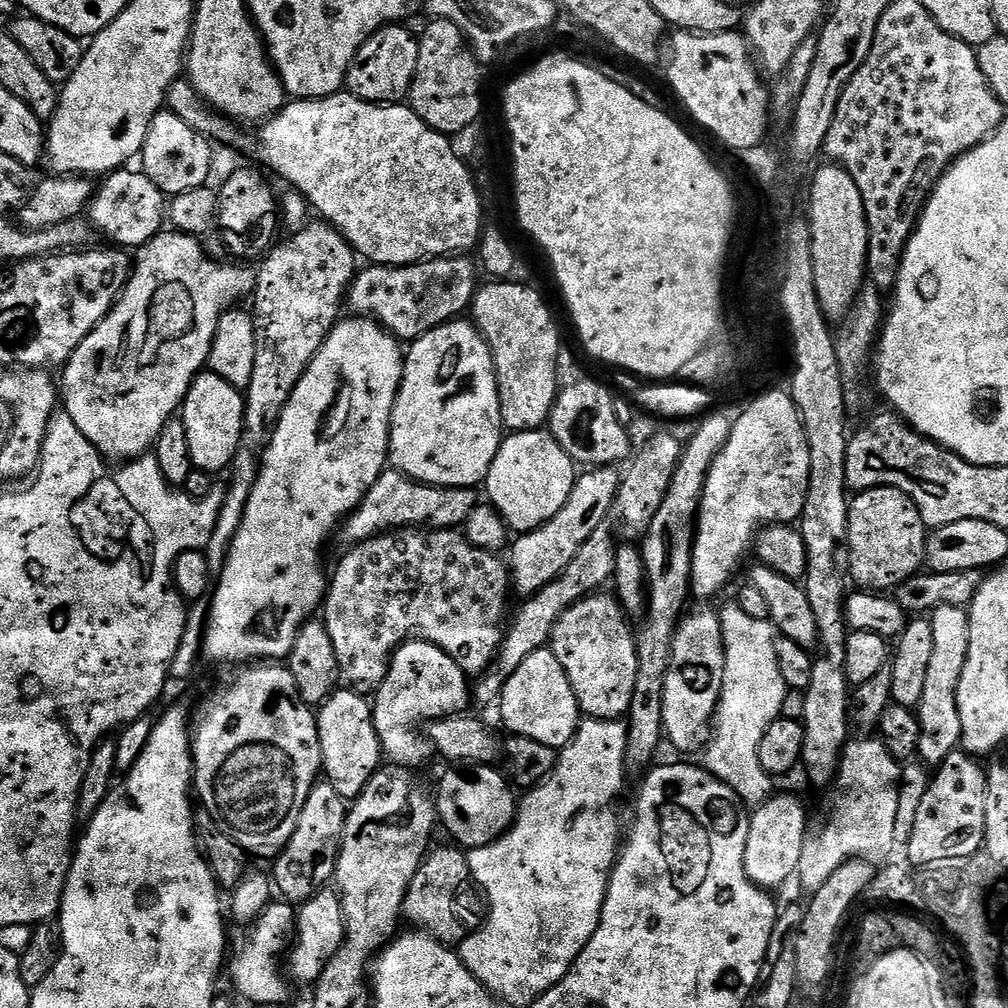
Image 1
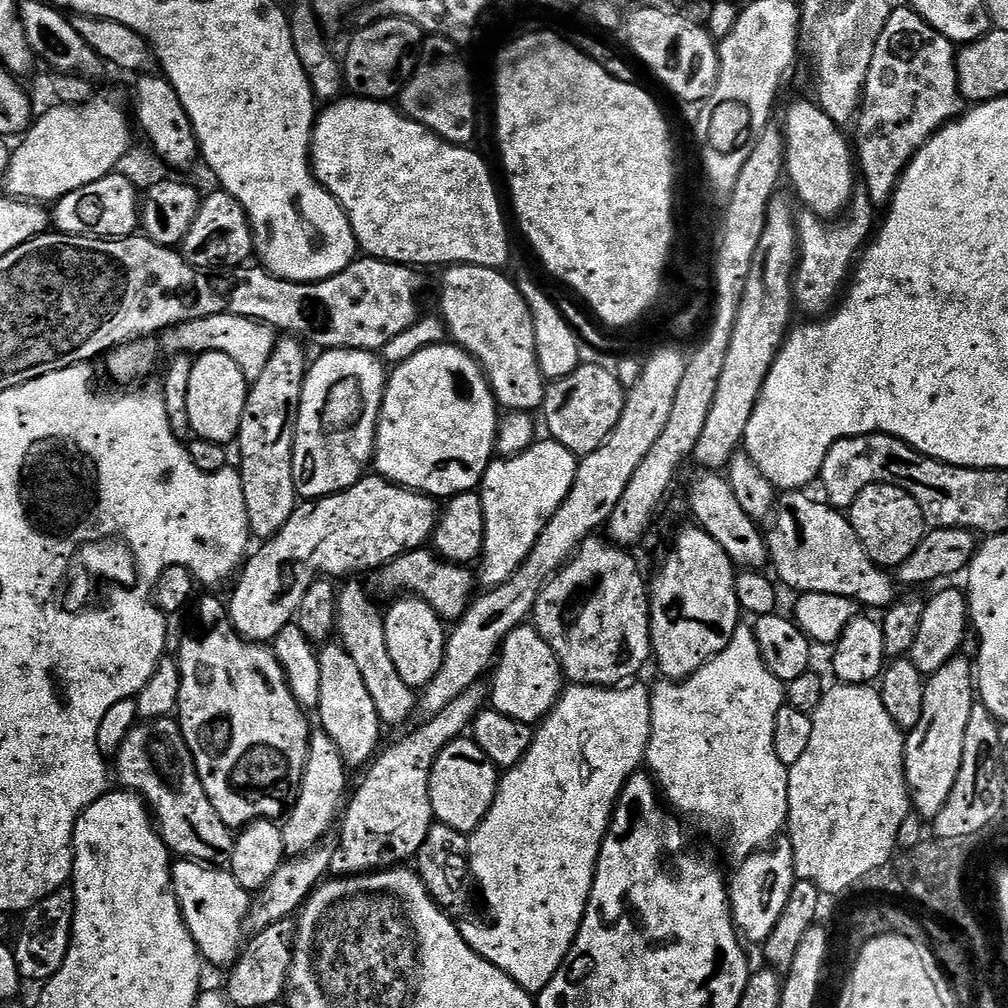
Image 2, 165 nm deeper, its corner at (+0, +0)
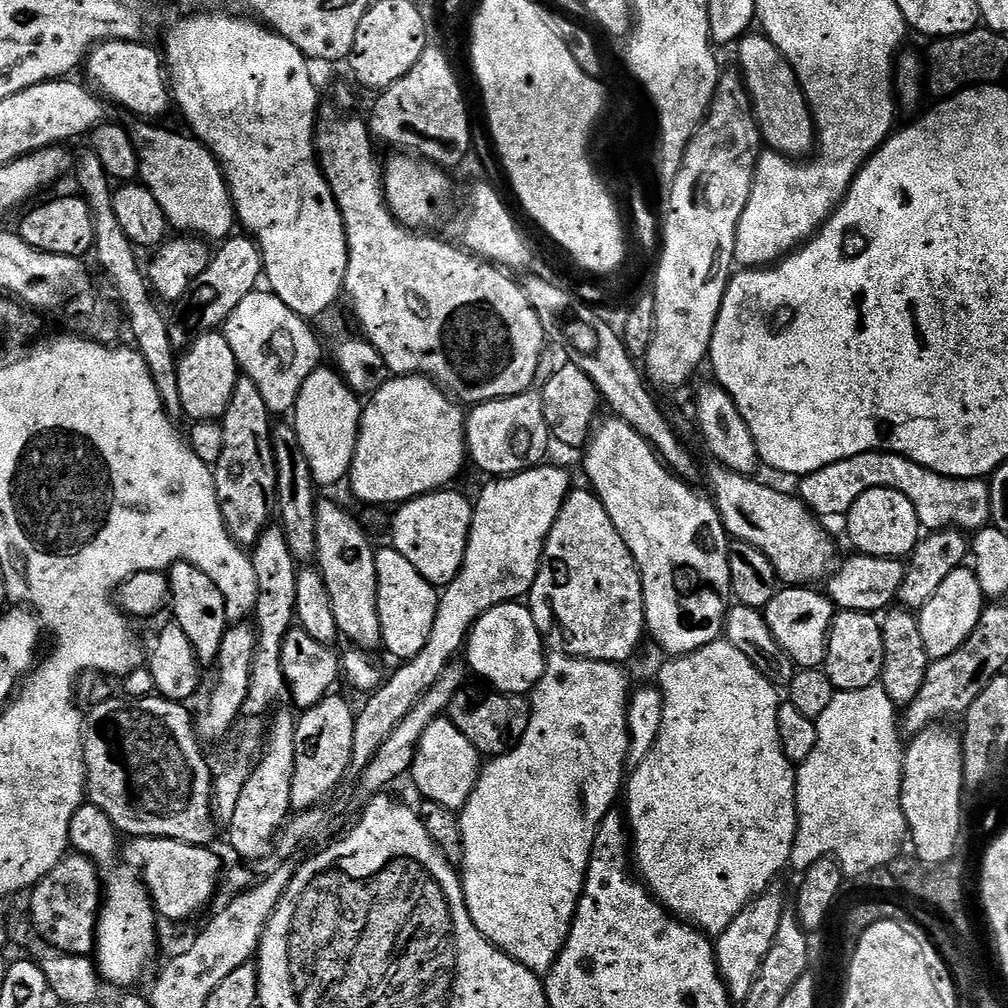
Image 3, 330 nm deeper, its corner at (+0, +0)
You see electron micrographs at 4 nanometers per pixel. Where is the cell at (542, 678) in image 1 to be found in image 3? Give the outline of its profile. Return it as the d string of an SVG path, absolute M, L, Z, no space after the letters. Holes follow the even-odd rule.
M513 602L494 606L494 610L486 610L476 620L466 641L466 664L477 672L485 685L497 692L509 692L519 696L531 693L536 683L544 677L548 665L546 641L534 622L534 614L524 602Z

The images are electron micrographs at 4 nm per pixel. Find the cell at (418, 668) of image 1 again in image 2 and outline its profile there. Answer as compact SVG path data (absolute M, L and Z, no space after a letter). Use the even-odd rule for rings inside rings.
M404 594L397 600L400 601L390 605L384 612L386 650L390 650L390 659L398 669L402 682L406 682L406 686L414 690L423 690L442 666L446 624L438 613L418 596Z

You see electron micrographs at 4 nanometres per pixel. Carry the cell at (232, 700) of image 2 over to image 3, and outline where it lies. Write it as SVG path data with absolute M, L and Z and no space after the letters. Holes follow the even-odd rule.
M173 564L166 572L170 591L171 619L178 626L182 626L186 636L194 646L196 656L202 662L215 661L220 653L220 643L224 632L230 626L230 617L226 610L226 598L222 590L218 590L216 583L211 580L210 574L198 570L193 564Z

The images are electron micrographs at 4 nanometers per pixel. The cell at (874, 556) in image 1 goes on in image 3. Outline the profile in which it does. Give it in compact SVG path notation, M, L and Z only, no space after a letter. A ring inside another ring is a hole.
M875 488L866 490L846 514L848 520L848 540L855 551L862 556L877 556L899 560L911 556L916 544L922 539L920 519L914 510L914 502L898 490Z

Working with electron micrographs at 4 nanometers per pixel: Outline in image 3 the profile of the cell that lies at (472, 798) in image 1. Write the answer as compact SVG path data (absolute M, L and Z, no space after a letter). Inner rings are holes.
M441 718L426 726L420 745L416 747L410 780L416 783L416 788L424 800L459 813L466 806L470 794L474 794L474 786L481 771L480 751L470 742L470 738L466 738L466 734L462 734L462 730L458 730L458 726L454 726L452 720Z

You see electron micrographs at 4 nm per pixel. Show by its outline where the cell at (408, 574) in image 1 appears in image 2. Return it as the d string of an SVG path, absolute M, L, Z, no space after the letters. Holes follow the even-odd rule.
M423 547L394 558L389 564L379 569L378 576L380 576L382 591L418 596L438 613L441 620L455 622L463 616L474 596L474 591L472 592L474 576L473 573L471 576L468 572L471 571L467 567L450 564L440 559L435 551Z

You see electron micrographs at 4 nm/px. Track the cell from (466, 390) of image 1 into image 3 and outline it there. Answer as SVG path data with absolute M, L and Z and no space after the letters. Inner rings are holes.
M393 375L376 389L371 400L372 404L365 403L362 408L360 433L352 459L353 494L364 504L399 506L428 492L447 489L451 485L448 483L463 470L468 456L465 409L426 376Z

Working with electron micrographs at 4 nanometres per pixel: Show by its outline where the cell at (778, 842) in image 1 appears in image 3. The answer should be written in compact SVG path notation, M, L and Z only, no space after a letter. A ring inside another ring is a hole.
M775 890L766 891L751 900L742 910L742 914L738 914L734 922L730 922L730 926L715 941L716 965L733 1001L742 1002L750 994L750 990L754 990L758 970L762 970L762 962L766 954L770 954L770 946L774 946L778 922L782 922L785 914L783 894Z

